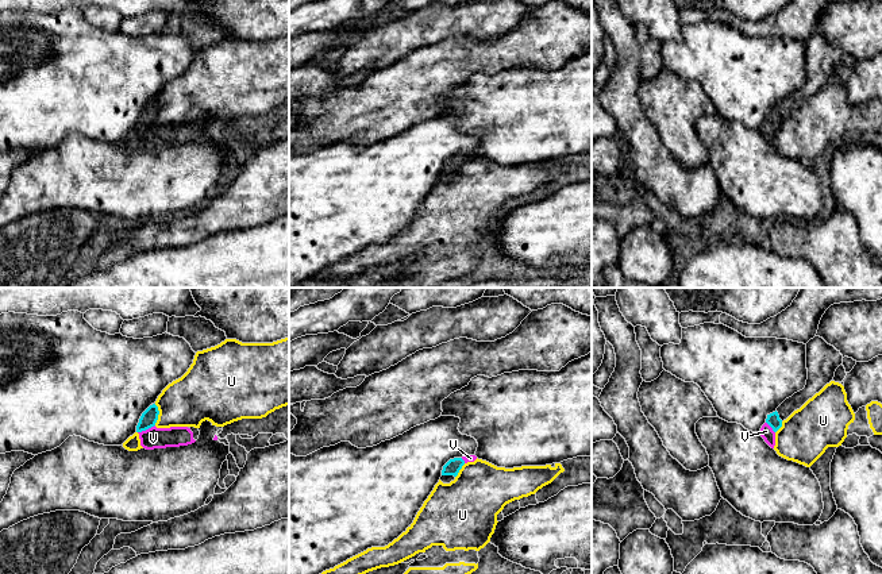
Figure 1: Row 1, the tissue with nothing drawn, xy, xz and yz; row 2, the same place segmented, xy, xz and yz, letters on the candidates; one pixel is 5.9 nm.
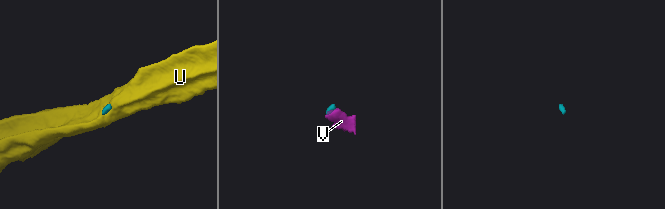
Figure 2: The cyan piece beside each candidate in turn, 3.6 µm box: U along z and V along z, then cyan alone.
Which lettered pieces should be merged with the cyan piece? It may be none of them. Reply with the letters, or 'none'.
V

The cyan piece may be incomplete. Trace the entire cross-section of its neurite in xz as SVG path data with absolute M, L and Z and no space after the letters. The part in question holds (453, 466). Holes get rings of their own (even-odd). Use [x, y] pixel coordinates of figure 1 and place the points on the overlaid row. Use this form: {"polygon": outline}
{"polygon": "M467 455L467 456L462 456L462 458L450 459L443 466L440 481L443 484L450 484L451 481L455 479L455 477L458 475L459 470L462 469L462 466L465 463L474 462L475 459L477 459L475 455Z"}

